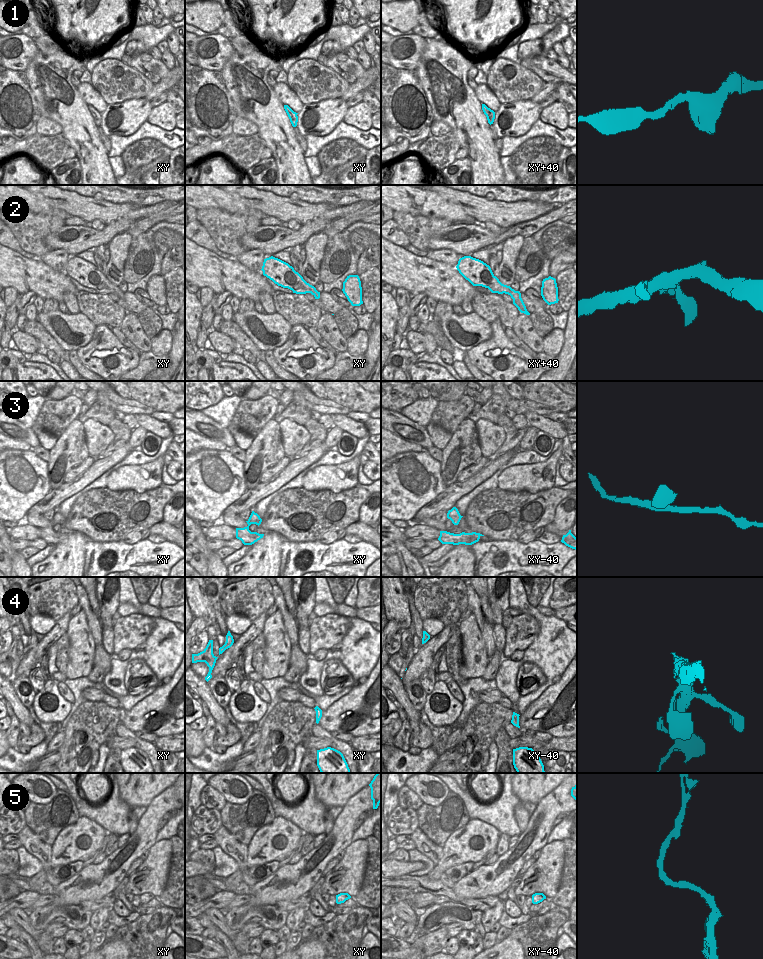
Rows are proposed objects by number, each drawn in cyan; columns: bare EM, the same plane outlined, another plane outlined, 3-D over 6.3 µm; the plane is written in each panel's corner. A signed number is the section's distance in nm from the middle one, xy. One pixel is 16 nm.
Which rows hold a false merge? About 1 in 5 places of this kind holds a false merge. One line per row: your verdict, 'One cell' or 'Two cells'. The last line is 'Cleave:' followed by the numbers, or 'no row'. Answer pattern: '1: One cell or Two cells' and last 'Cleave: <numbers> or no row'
1: One cell
2: One cell
3: One cell
4: One cell
5: One cell
Cleave: no row.

